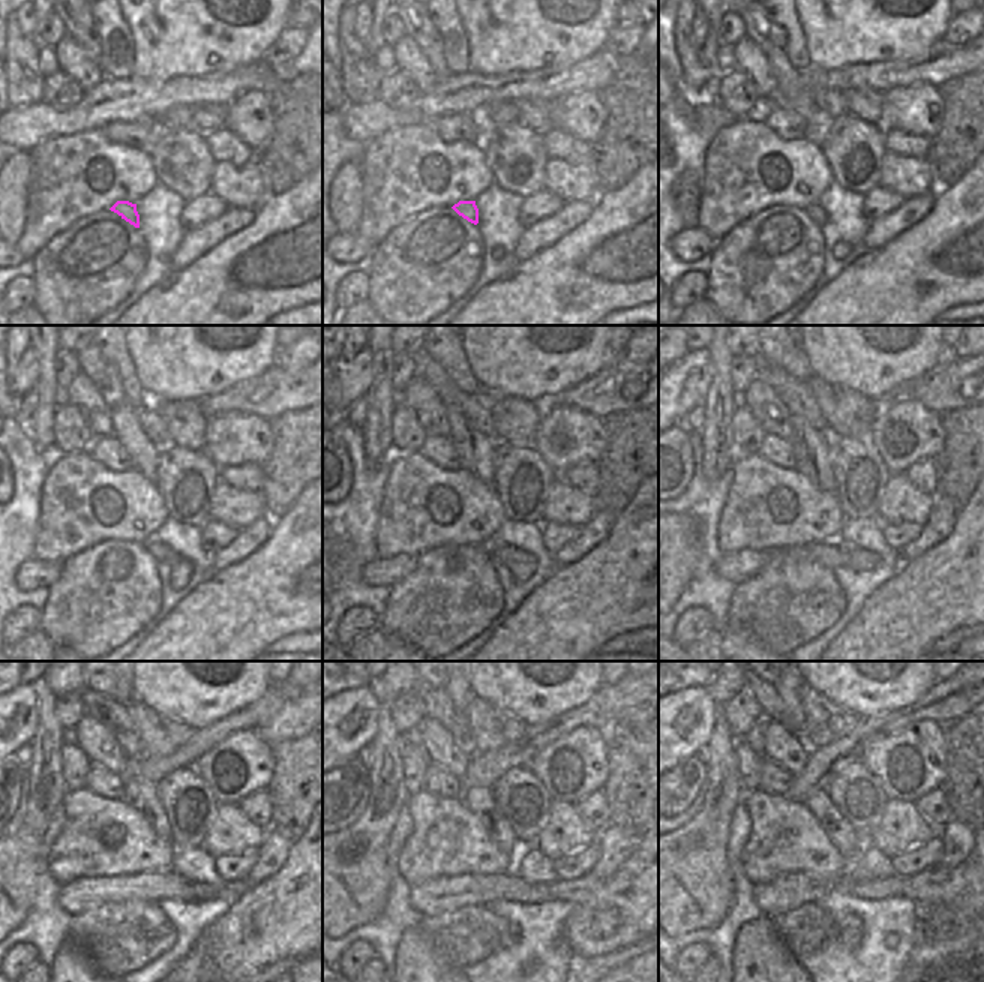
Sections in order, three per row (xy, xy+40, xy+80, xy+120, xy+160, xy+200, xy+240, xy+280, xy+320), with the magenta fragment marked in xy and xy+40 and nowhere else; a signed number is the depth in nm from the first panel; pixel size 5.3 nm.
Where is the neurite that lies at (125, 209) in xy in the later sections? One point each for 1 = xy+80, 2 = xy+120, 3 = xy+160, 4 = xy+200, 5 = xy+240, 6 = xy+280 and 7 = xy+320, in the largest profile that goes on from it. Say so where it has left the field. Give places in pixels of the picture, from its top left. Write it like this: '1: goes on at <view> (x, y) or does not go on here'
1: goes on at xy+80 (813, 210)
2: goes on at xy+120 (182, 568)
3: goes on at xy+160 (521, 564)
4: goes on at xy+200 (858, 559)
5: goes on at xy+240 (231, 891)
6: goes on at xy+280 (578, 891)
7: goes on at xy+320 (939, 883)

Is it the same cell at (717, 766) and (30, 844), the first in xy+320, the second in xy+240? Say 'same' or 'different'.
same

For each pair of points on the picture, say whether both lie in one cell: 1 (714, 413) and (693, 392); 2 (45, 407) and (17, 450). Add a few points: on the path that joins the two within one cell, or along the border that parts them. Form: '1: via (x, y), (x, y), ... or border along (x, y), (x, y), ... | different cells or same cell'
1: border along (711, 366), (711, 383), (702, 404) | different cells
2: border along (24, 426), (33, 446), (51, 456) | different cells

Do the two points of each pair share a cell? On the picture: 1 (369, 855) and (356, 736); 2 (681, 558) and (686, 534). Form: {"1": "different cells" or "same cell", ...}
{"1": "different cells", "2": "same cell"}

